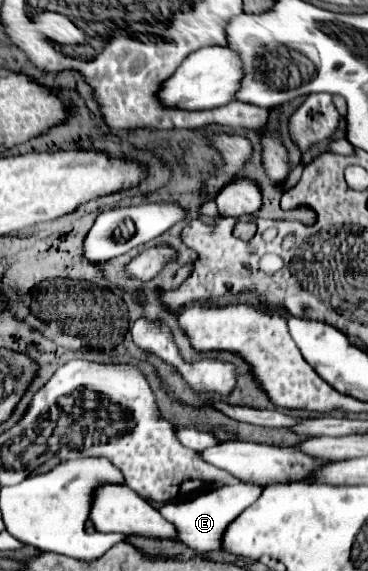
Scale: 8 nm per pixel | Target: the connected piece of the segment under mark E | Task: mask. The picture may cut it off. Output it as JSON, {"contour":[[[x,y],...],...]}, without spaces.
{"contour":[[[239,482],[237,486],[219,486],[209,492],[199,494],[191,500],[185,500],[179,504],[177,502],[165,504],[161,508],[161,514],[167,522],[173,522],[173,526],[177,526],[177,536],[185,546],[189,546],[197,552],[219,552],[221,538],[225,536],[229,522],[233,522],[233,518],[237,518],[237,514],[241,514],[241,510],[249,508],[261,496],[261,492],[263,492],[261,486],[245,484],[245,482]]]}

